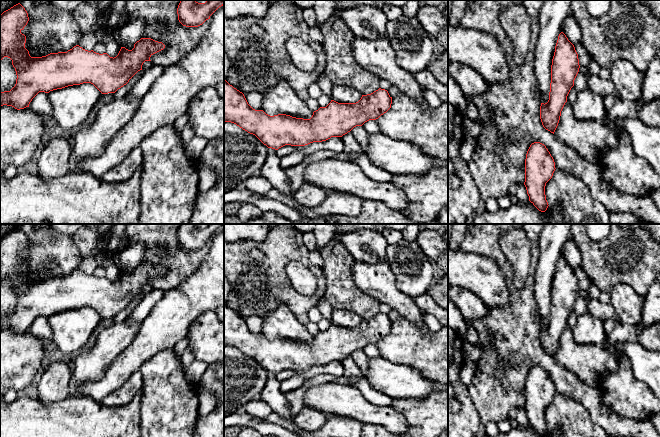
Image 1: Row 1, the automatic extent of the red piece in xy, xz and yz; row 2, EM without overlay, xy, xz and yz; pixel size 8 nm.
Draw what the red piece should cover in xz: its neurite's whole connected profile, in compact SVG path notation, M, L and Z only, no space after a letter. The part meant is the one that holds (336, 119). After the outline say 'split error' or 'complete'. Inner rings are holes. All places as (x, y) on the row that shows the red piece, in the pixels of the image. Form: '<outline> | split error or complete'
M224 79L224 122L231 122L255 135L268 148L278 150L285 145L305 146L313 142L322 142L331 137L342 137L356 126L362 126L369 120L376 120L386 113L392 104L388 91L379 88L371 94L362 95L356 103L338 103L334 100L326 107L313 112L310 119L296 118L286 114L270 116L263 110L253 109L244 94Z | complete

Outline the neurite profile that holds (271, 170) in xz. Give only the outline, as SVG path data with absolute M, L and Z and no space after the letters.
M268 148L266 161L260 172L262 177L270 182L272 188L284 195L293 195L291 182L285 174L284 169L280 167L280 157L277 156L275 149Z

